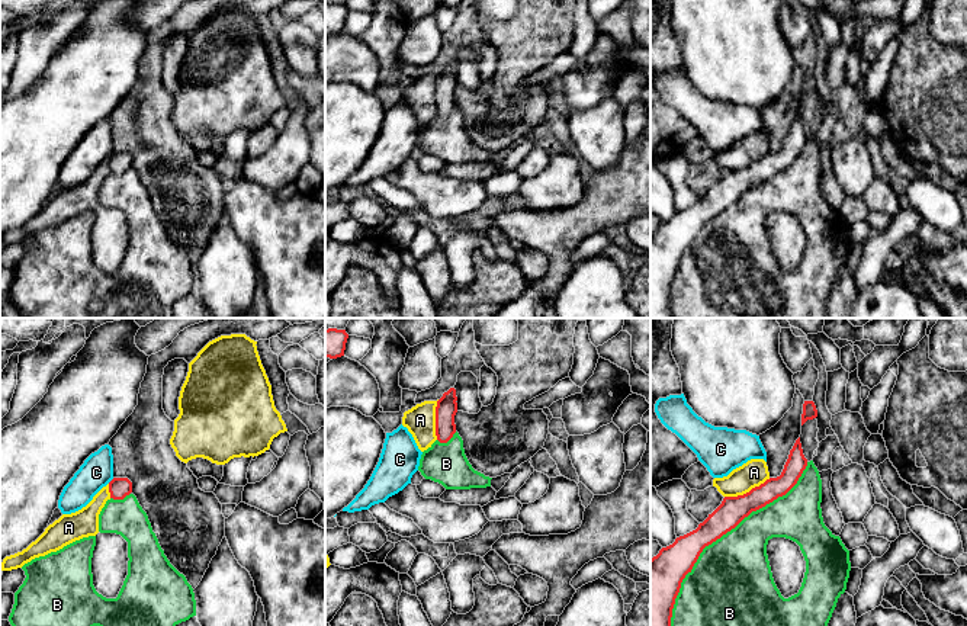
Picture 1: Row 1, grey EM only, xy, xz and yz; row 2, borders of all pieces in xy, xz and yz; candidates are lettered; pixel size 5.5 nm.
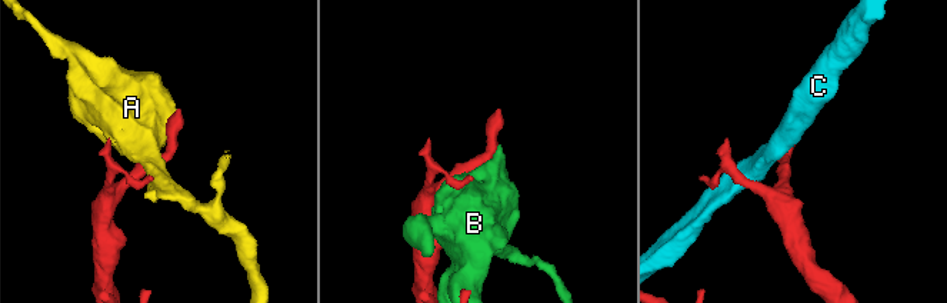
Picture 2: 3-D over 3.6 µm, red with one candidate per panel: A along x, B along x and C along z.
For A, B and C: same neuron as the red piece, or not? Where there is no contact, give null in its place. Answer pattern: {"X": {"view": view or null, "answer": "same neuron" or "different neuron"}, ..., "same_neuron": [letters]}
{"A": {"view": "yz", "answer": "different neuron"}, "B": {"view": "yz", "answer": "different neuron"}, "C": {"view": "xy", "answer": "different neuron"}, "same_neuron": []}

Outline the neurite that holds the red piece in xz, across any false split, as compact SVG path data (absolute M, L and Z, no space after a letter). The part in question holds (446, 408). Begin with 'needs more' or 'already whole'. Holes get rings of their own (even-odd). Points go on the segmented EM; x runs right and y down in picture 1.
already whole; M450 388L437 401L436 407L436 436L440 443L447 443L456 433L454 415L457 412L456 389Z

